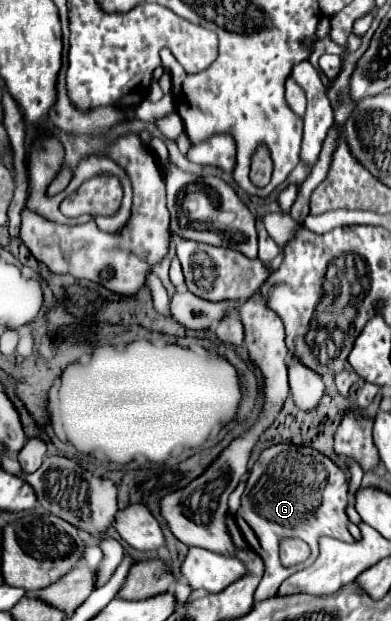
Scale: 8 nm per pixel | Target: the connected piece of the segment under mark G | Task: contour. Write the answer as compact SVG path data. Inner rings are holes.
M279 443L267 447L251 469L245 493L241 497L241 511L235 515L235 523L243 533L249 547L263 559L265 573L255 591L255 601L269 599L277 593L279 585L299 569L309 567L319 555L319 537L335 537L339 541L355 541L347 531L349 519L345 515L347 507L347 475L323 453L305 447ZM345 495L345 503L343 503ZM243 515L243 519L241 519ZM283 539L301 539L309 545L311 555L307 561L295 567L283 567L279 563L277 547Z

